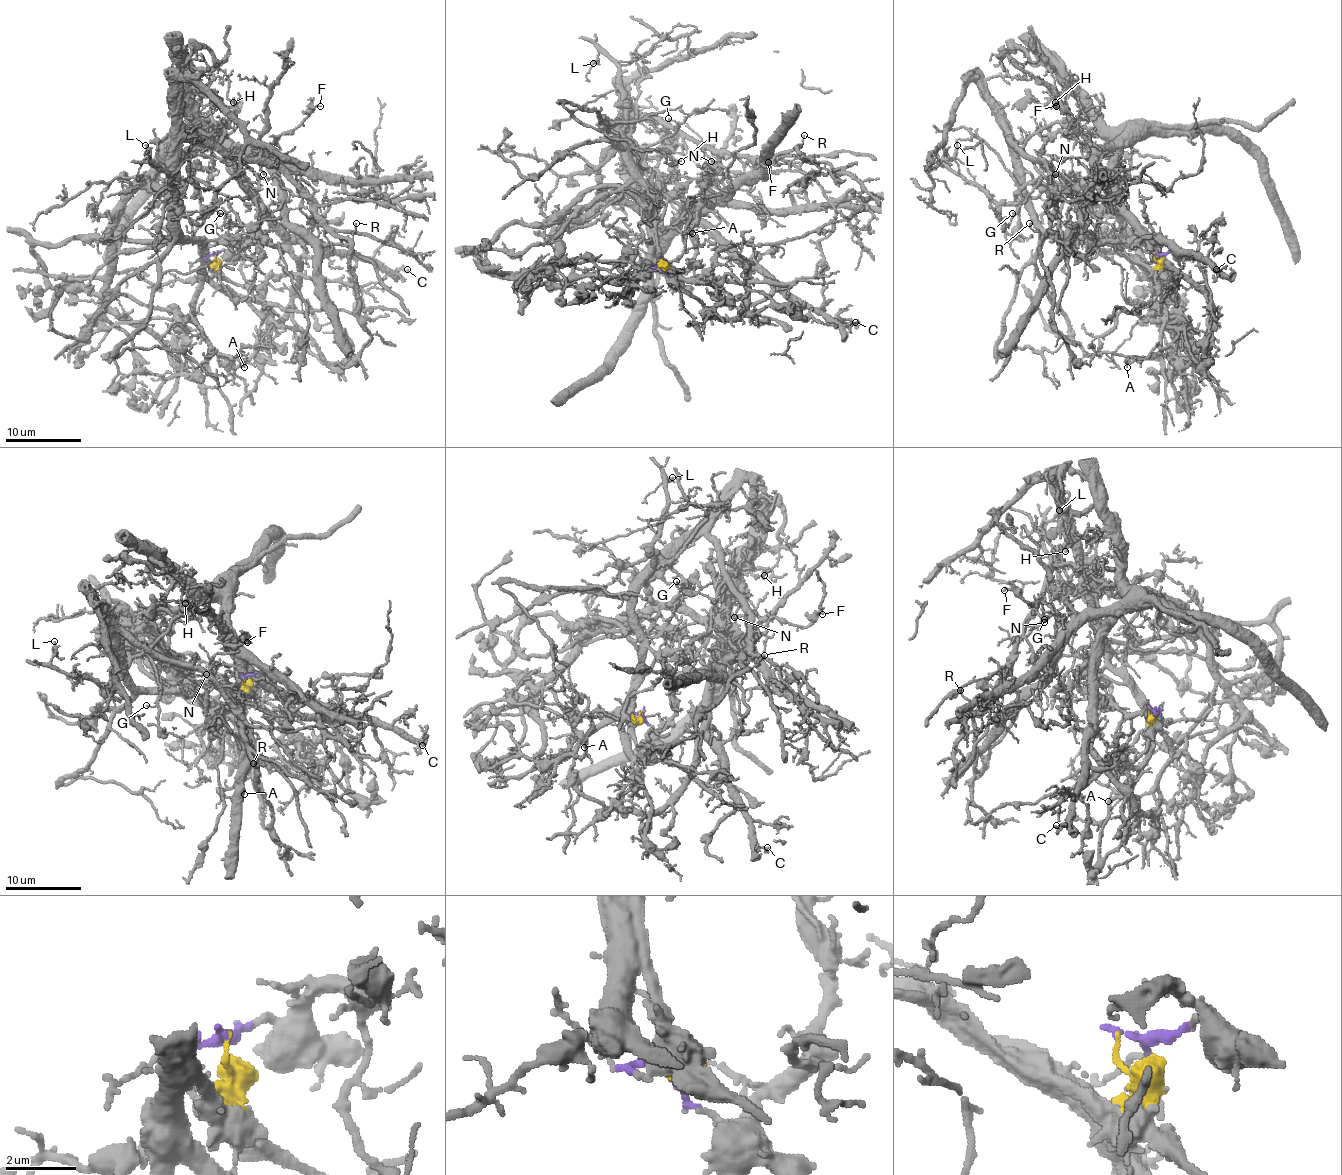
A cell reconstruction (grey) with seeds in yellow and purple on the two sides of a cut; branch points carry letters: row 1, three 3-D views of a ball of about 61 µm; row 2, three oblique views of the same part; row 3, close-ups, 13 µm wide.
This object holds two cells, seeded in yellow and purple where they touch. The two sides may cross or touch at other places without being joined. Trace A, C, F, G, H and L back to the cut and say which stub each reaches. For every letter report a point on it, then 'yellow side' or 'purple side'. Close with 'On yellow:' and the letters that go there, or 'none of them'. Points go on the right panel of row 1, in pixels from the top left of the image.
A: at (1127, 367); yellow side
C: at (1216, 269); purple side
F: at (1056, 106); purple side
G: at (1012, 213); yellow side
H: at (1055, 102); purple side
L: at (957, 145); yellow side
On yellow: A, G, L

